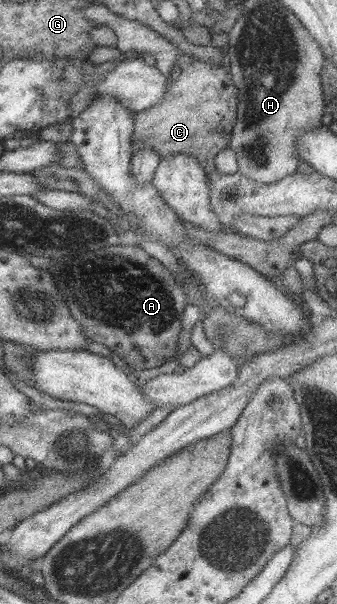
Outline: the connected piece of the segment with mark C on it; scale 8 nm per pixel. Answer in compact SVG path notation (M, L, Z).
M187 60L177 79L168 84L159 102L136 113L133 120L131 154L141 147L153 147L161 157L187 154L201 163L206 172L215 170L213 156L227 149L229 132L235 122L237 88L225 67L212 61Z

